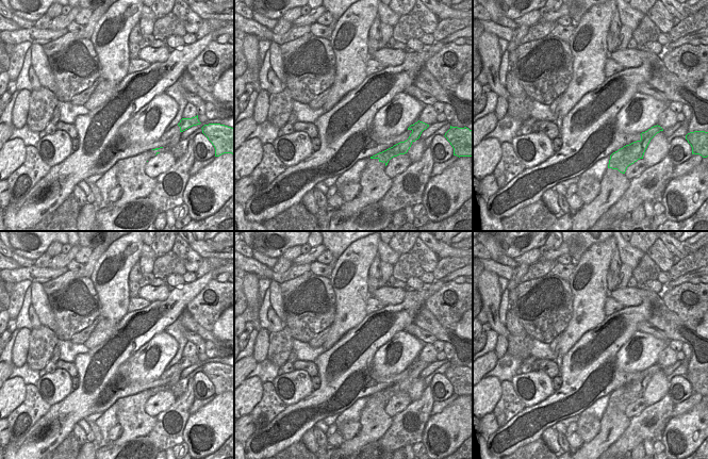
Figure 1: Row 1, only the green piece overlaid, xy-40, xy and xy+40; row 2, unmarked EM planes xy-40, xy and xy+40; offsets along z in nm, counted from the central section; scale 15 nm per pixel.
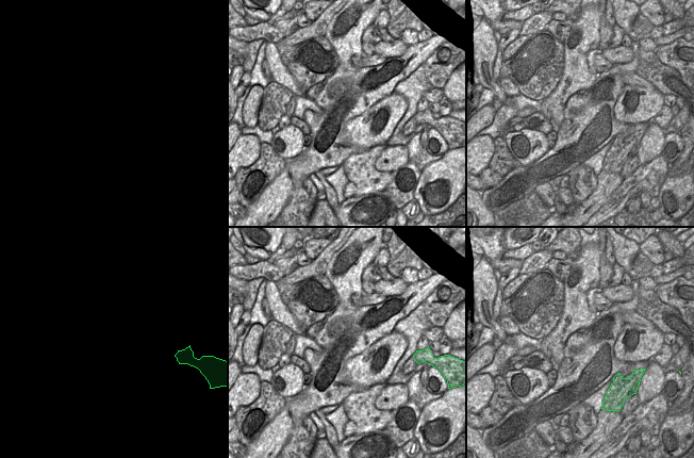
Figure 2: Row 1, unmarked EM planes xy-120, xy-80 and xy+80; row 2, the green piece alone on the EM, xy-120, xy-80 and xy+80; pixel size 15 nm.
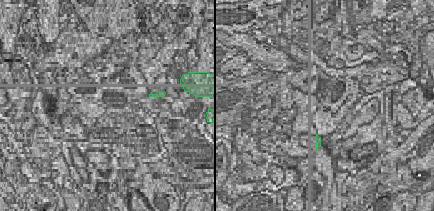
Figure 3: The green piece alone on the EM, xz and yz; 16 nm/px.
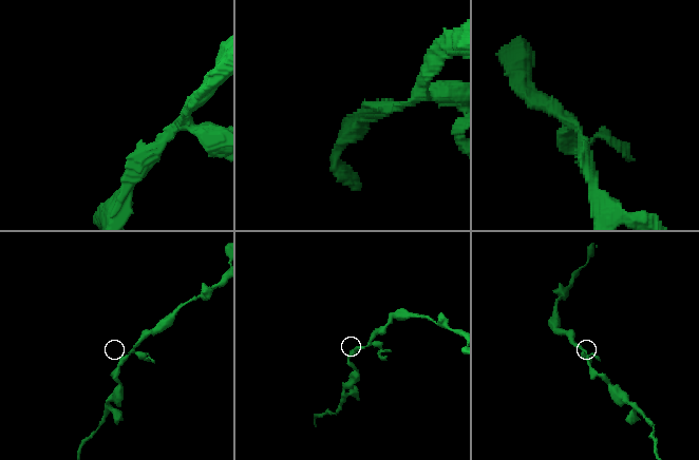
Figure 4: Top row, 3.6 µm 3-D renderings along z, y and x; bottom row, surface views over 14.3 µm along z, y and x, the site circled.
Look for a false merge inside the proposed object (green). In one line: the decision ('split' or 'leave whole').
leave whole

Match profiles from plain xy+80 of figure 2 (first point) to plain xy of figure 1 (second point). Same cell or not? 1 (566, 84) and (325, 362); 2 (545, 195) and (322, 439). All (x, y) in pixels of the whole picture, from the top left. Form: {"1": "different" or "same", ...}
{"1": "different", "2": "different"}

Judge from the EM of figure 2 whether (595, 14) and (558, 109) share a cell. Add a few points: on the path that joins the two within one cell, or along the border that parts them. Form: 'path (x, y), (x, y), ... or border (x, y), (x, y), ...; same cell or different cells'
path (583, 37), (579, 49), (579, 72), (569, 85); same cell

